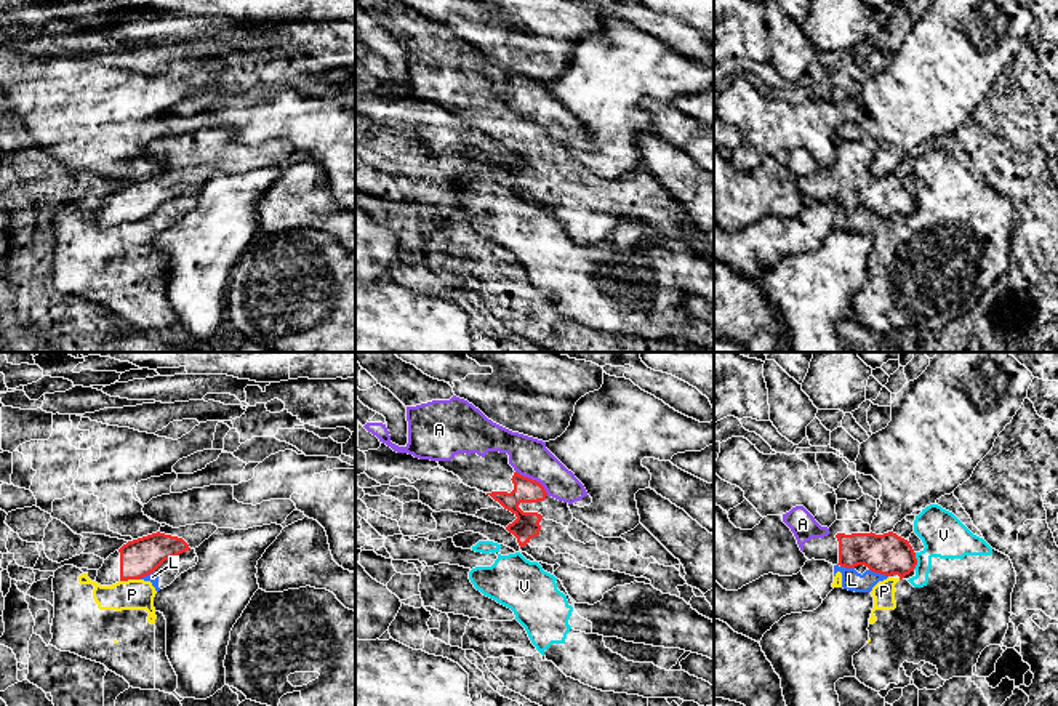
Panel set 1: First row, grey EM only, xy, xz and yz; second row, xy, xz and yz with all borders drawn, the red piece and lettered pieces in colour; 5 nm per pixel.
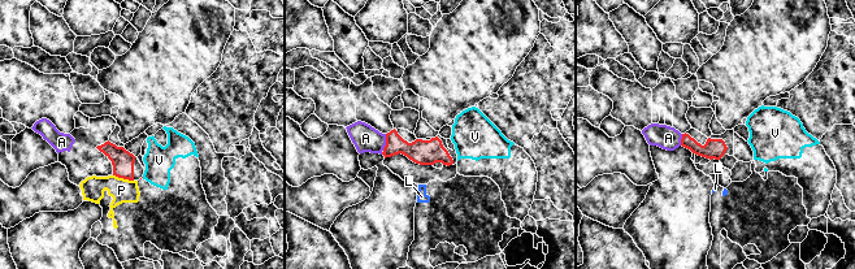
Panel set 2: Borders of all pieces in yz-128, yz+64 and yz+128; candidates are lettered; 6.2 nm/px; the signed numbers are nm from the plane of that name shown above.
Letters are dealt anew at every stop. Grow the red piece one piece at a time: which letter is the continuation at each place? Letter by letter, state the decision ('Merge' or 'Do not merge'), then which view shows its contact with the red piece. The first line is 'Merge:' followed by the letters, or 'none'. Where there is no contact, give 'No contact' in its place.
Merge: A
A: Merge. Touches red in xz
L: Do not merge. Touches red in yz
P: Do not merge. Touches red in xy
V: Do not merge. Touches red in yz

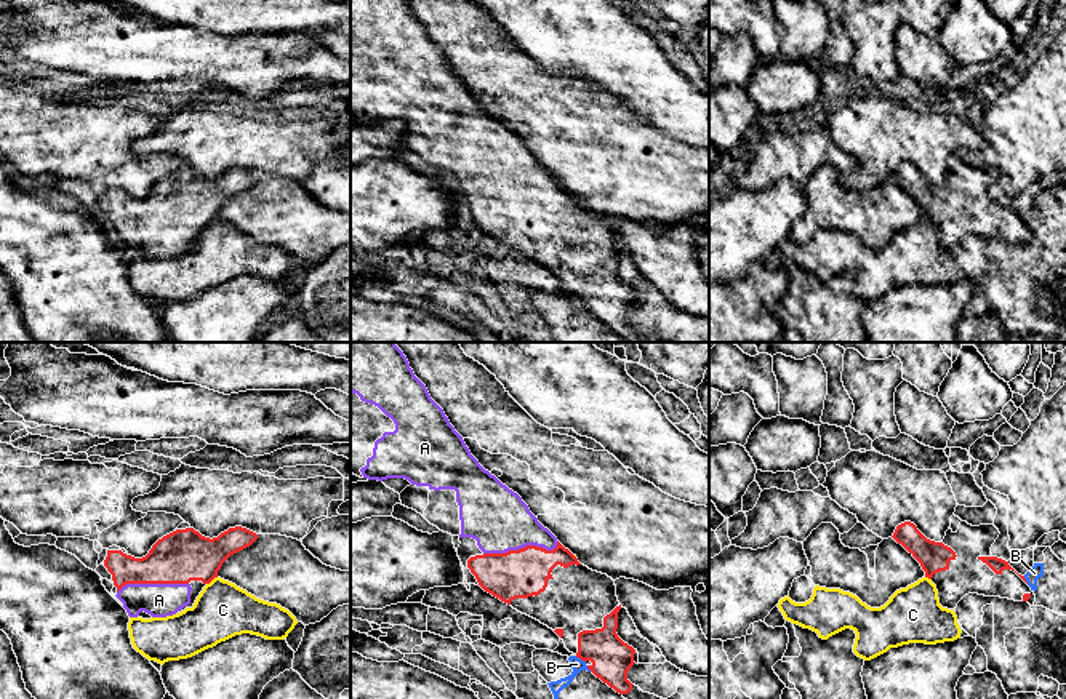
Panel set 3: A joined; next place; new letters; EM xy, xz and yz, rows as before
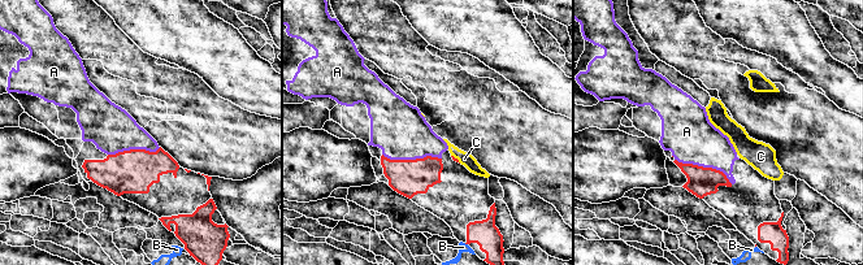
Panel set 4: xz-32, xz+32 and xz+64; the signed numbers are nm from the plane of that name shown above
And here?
Merge: A
A: Merge. Touches red in xz
B: Do not merge. Touches red in xz
C: Do not merge. Touches red in xy

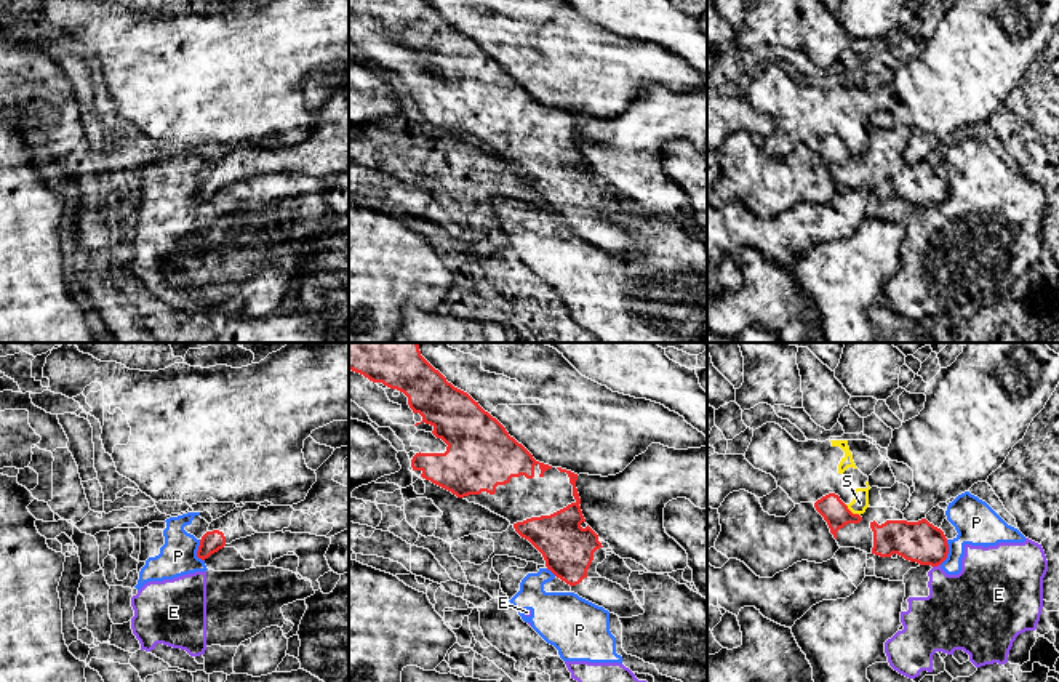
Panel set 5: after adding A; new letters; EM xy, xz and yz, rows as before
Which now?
Merge: none
E: Do not merge. Touches red in yz
P: Do not merge. Touches red in yz
S: Do not merge. Touches red in yz

